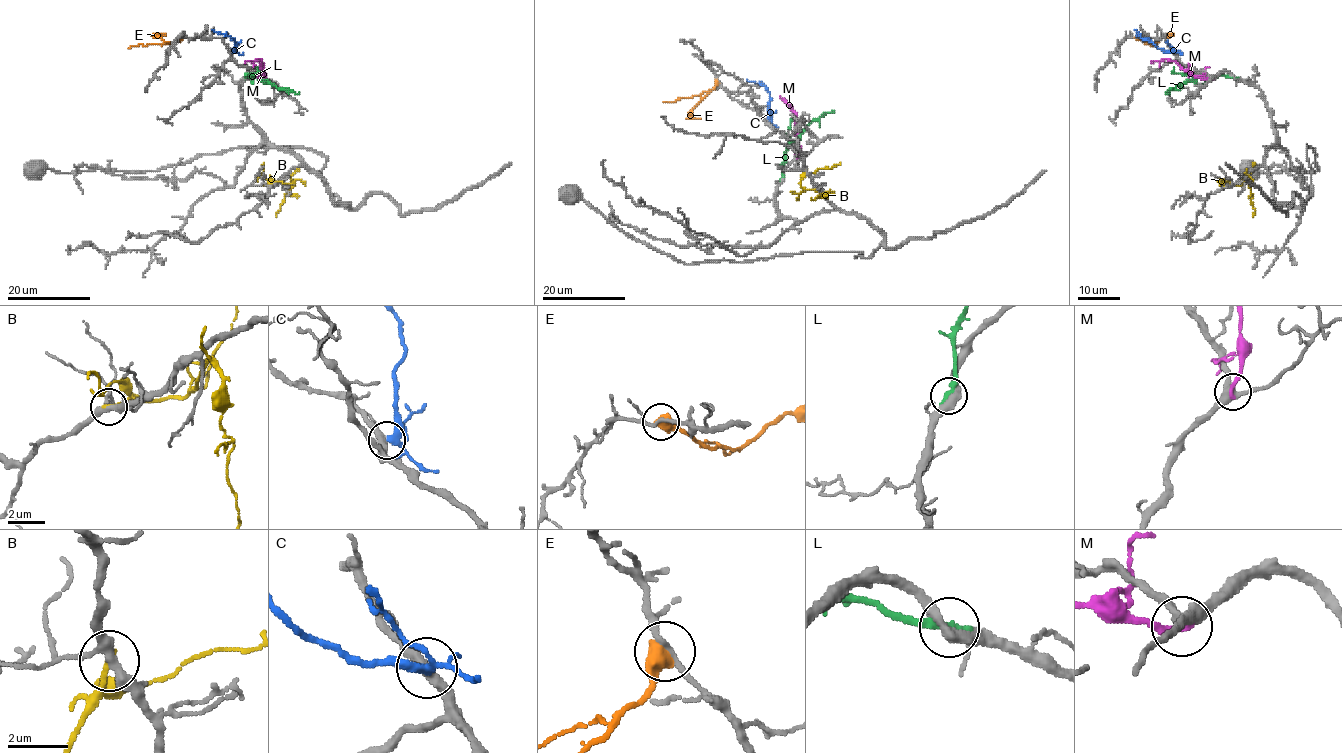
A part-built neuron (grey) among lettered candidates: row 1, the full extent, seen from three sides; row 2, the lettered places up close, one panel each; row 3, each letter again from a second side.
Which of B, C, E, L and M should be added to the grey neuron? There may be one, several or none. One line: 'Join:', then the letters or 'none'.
Join: none

